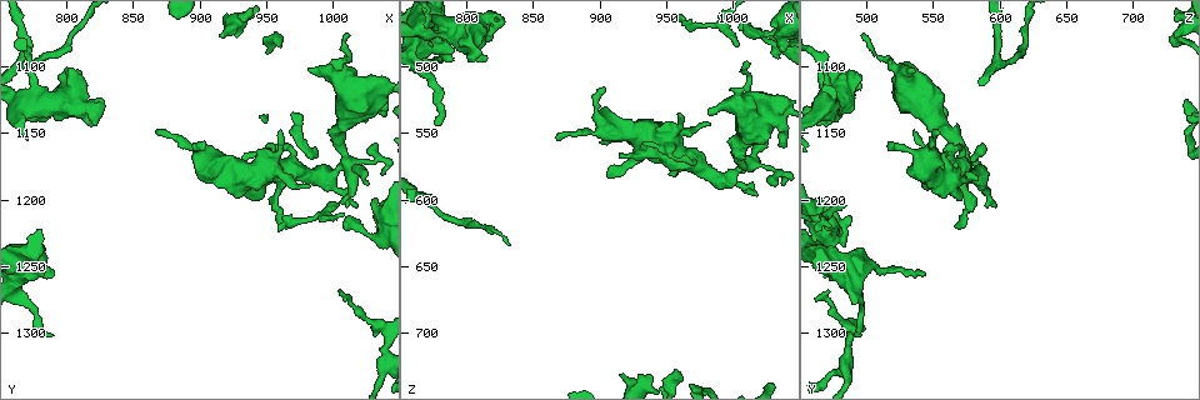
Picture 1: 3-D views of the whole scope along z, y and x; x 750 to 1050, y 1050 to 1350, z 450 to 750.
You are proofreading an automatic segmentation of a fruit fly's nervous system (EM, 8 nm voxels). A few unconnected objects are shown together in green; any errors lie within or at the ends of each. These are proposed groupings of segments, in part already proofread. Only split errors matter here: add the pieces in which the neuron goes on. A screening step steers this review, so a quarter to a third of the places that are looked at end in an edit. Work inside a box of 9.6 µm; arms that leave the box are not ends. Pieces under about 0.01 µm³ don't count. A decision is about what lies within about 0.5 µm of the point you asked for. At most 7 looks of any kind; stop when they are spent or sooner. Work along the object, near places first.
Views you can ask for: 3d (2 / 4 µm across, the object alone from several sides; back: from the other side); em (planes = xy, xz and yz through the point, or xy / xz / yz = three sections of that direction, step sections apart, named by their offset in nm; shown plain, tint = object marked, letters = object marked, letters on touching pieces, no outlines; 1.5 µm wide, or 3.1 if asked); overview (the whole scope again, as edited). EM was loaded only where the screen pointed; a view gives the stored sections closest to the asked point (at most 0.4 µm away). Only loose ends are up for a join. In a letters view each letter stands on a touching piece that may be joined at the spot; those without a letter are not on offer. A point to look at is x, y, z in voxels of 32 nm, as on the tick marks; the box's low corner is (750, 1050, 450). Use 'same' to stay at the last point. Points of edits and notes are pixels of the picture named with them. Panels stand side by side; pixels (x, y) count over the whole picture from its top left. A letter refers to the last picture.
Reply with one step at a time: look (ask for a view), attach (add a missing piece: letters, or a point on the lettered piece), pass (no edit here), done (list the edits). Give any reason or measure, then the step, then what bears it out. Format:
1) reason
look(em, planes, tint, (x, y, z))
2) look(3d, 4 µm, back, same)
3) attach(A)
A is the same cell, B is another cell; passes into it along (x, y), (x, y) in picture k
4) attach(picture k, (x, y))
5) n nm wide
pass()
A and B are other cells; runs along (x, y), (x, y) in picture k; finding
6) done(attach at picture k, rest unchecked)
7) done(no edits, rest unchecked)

thin end
look(3d, 2 µm, (960, 1148, 536))

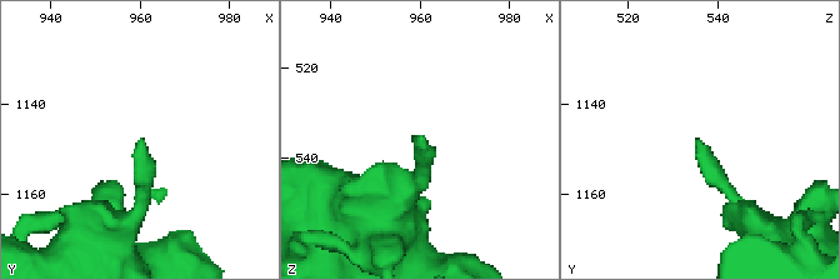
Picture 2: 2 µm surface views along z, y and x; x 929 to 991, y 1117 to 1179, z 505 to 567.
now the EM
look(em, planes, letters, (959, 1148, 537))

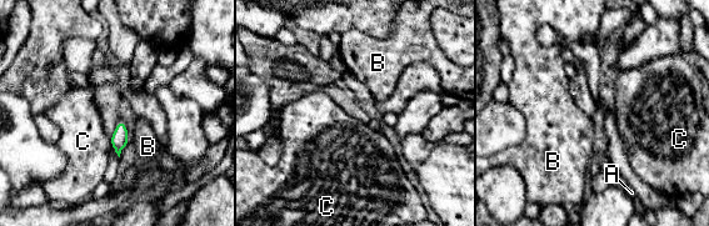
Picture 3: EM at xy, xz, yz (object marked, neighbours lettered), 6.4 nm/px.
pass()
A, B and C are other cells; border along (109, 137), (111, 145) in picture 3; no lettered piece goes on from it

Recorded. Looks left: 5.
look(em, xz, step 4, letters, (1010, 1076, 496))

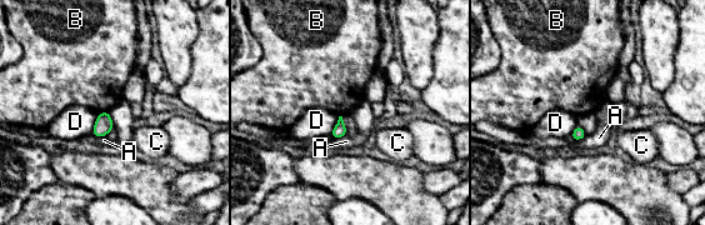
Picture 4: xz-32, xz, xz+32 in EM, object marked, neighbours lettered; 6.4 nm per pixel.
another direction
look(em, yz, step 4, letters, same)

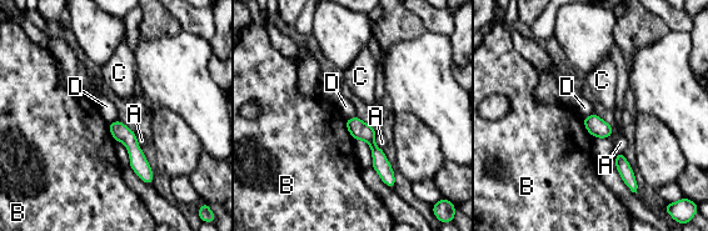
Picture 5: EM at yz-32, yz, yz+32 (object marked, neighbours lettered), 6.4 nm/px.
pass()
A, B, C and D are other cells; none of them fits

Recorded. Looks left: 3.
free end
look(em, planes, letters, (866, 1150, 554))

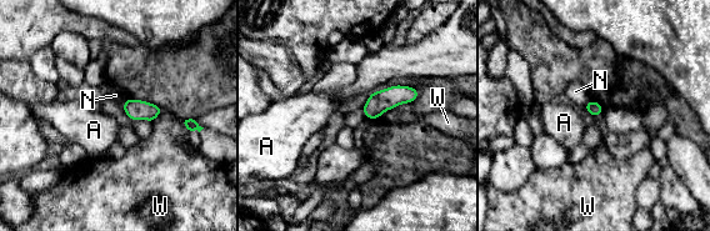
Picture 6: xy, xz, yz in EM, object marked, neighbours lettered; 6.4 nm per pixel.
pass()
A, N and W are other cells; border along (590, 99), (583, 106) in picture 6; none of them fits

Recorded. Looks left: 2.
done(no edits, rest unchecked)

